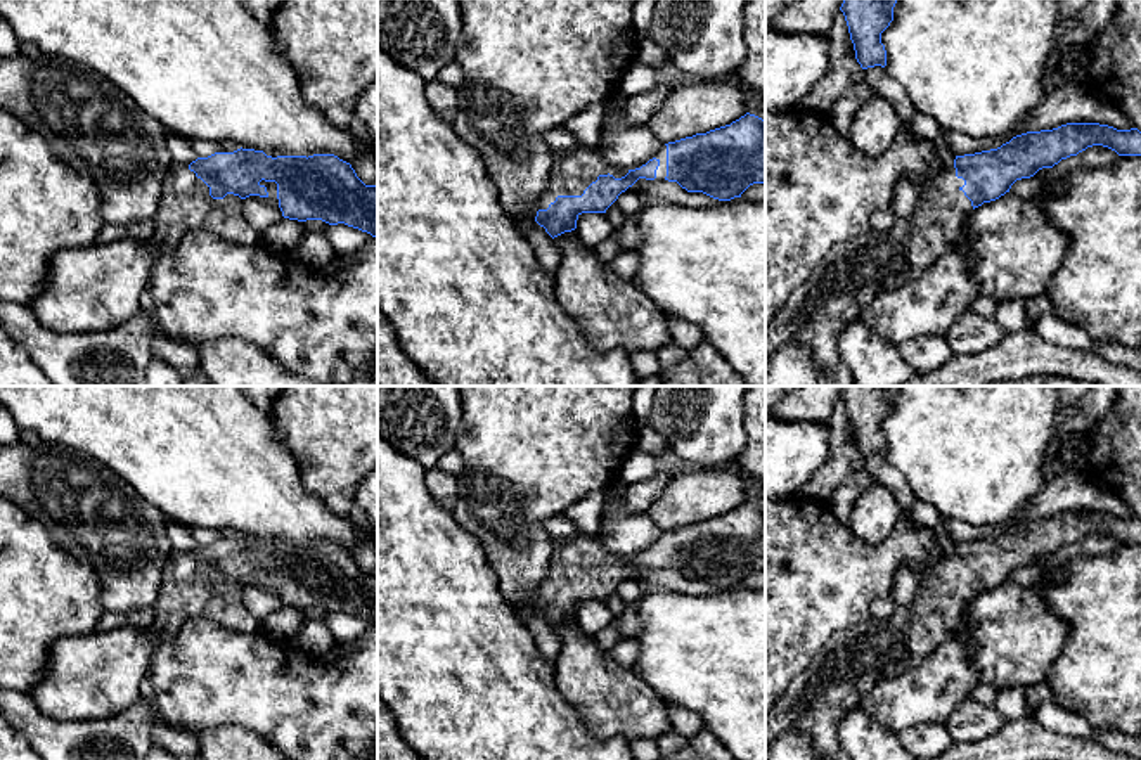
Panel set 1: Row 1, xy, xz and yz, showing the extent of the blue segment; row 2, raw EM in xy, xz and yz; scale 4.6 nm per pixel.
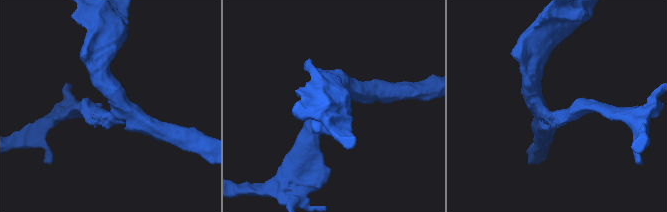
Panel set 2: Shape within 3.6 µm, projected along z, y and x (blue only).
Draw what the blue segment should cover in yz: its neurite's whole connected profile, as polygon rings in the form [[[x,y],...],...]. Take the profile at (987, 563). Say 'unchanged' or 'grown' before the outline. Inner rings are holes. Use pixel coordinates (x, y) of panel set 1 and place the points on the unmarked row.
grown; [[[1067,511],[1016,523],[997,537],[956,544],[954,552],[919,582],[909,606],[895,608],[885,622],[871,618],[840,630],[828,641],[765,715],[765,751],[781,734],[803,732],[810,737],[815,760],[848,760],[838,746],[838,724],[880,680],[899,677],[923,663],[957,628],[964,608],[975,596],[999,587],[1016,568],[1030,566],[1039,557],[1053,556],[1093,533],[1108,535],[1118,544],[1141,544],[1141,519],[1099,511]]]

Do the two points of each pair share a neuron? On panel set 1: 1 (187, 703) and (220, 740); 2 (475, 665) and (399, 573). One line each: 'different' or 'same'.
1: different
2: same

